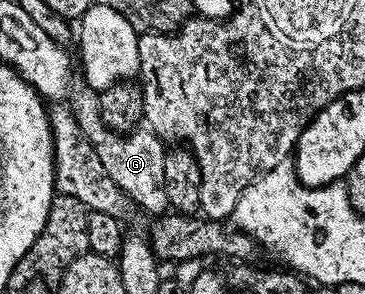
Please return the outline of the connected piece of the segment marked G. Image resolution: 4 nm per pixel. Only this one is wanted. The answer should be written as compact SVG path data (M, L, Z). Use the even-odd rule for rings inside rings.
M74 89L71 105L79 128L83 128L83 136L87 136L91 148L95 148L103 168L107 168L107 176L111 176L111 180L115 180L117 187L130 198L133 205L144 213L145 210L149 216L166 213L170 209L167 188L163 188L163 160L167 146L162 138L148 128L134 129L128 136L110 128L101 114L101 94L93 89Z

